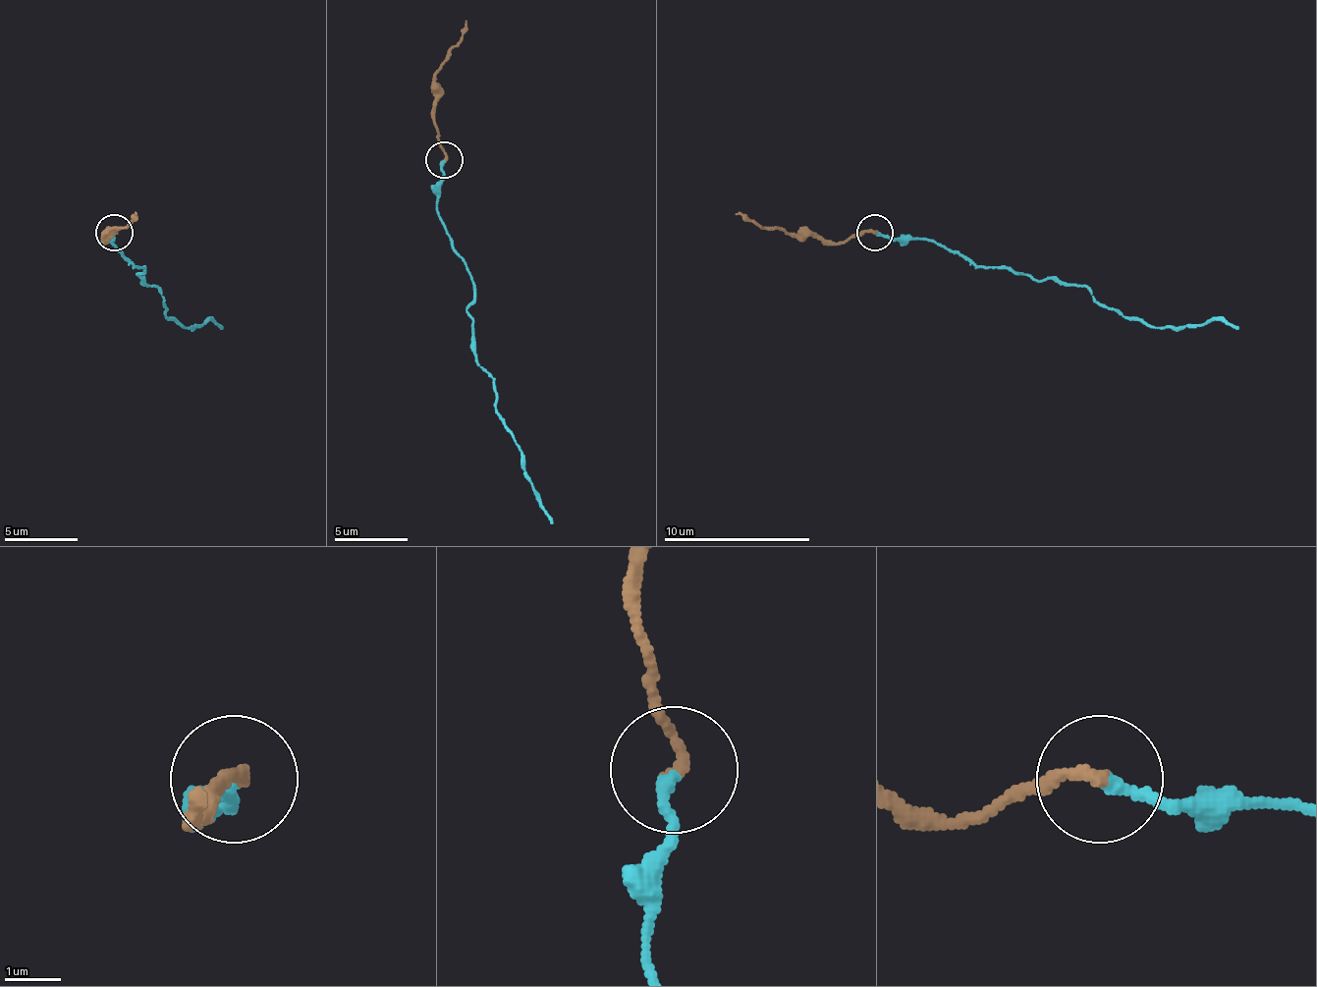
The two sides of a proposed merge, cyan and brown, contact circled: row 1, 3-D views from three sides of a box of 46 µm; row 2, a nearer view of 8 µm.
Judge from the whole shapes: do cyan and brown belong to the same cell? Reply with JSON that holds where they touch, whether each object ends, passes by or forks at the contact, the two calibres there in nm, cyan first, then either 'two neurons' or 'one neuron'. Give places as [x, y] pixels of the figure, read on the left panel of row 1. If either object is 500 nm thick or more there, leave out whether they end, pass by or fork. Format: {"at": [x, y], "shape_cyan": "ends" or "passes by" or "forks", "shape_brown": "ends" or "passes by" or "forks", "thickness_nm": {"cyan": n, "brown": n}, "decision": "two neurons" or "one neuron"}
{"at": [114, 232], "shape_cyan": "ends", "shape_brown": "ends", "thickness_nm": {"cyan": 220, "brown": 200}, "decision": "one neuron"}

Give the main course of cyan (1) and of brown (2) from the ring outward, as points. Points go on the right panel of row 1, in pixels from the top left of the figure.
1: (874, 235), (929, 239), (980, 268), (1075, 283), (1098, 301), (1153, 327), (1193, 327), (1215, 319), (1237, 330)
2: (874, 231), (841, 243), (786, 235), (735, 213)

